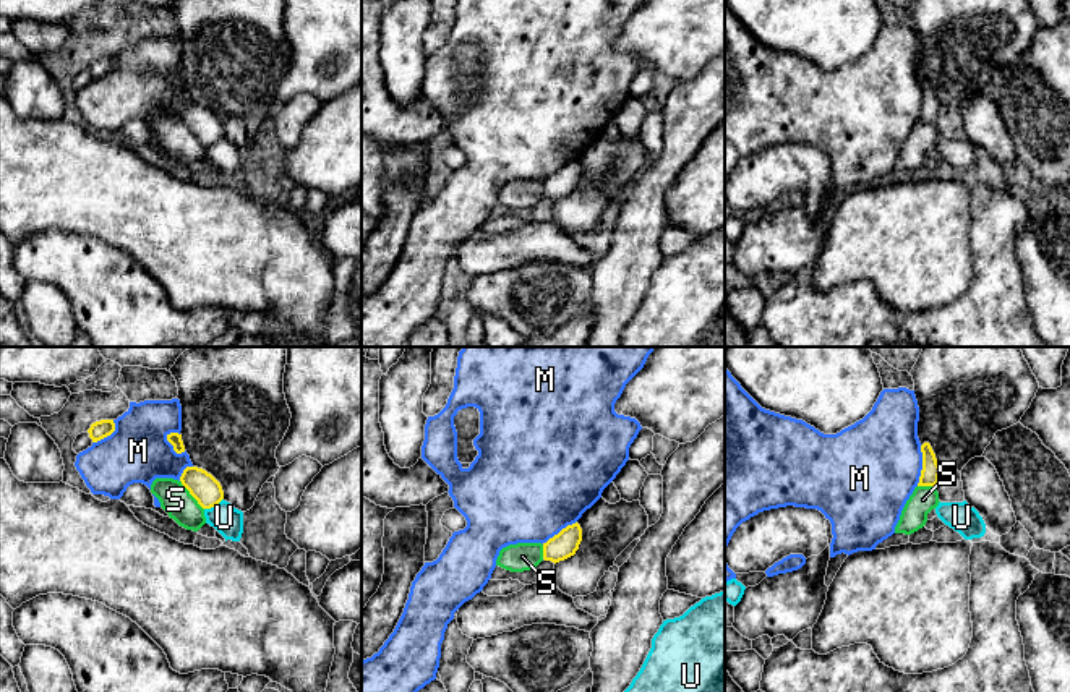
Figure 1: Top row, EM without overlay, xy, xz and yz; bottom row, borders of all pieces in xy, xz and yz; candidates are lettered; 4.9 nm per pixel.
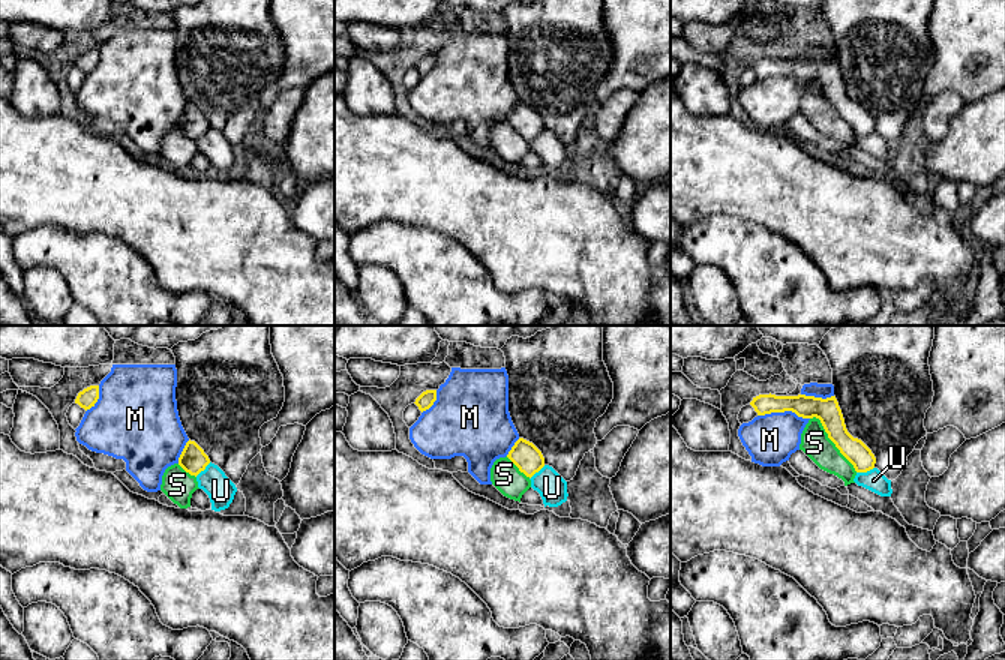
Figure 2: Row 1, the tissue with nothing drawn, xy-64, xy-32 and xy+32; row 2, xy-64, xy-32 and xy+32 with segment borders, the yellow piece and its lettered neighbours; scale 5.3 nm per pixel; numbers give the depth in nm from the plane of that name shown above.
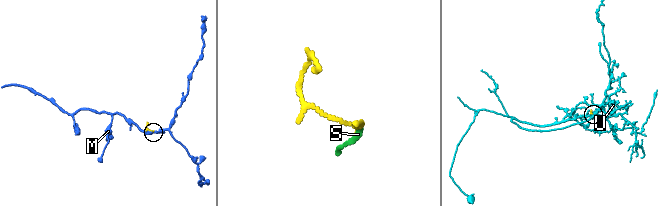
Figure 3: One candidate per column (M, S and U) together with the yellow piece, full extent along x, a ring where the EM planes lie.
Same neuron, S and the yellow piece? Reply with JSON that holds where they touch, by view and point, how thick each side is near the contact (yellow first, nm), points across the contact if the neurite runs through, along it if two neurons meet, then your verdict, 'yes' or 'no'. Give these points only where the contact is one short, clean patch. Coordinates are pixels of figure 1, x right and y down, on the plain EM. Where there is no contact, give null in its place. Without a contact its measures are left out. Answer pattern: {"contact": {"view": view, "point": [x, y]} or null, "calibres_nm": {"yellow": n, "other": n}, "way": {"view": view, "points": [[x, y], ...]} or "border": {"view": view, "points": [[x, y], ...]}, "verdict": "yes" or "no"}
{"contact": {"view": "xy", "point": [190, 130]}, "calibres_nm": {"yellow": 150, "other": 160}, "verdict": "yes"}

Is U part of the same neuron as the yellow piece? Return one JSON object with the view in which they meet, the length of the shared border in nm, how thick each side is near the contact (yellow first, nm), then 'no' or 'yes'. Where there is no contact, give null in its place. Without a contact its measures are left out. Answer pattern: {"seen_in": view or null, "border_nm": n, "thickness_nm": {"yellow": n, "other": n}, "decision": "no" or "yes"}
{"seen_in": "xy", "border_nm": 110, "thickness_nm": {"yellow": 150, "other": 150}, "decision": "no"}

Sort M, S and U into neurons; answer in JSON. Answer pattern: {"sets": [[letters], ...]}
{"sets": [["M"], ["S"], ["U"]]}

